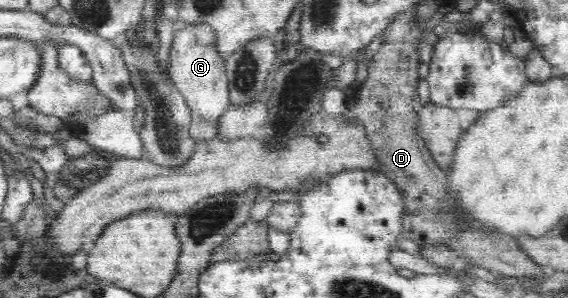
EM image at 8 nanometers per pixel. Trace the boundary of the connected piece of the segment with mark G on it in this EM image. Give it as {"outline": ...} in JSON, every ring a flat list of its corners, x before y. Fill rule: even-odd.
{"outline":[[192,24,174,32,170,56,169,77,172,79,178,92,184,97,187,105,191,107,193,114,199,114,204,120,216,120,220,118,231,105,229,101,228,79,225,69,225,61,219,54,216,45,215,31,209,24]]}

